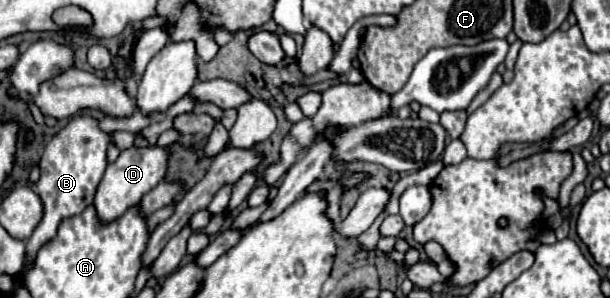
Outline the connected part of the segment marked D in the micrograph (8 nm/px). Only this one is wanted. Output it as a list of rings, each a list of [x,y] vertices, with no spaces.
[[[130,147],[130,149],[122,151],[120,157],[108,165],[108,169],[96,189],[94,207],[96,207],[98,221],[106,225],[106,223],[122,217],[132,205],[138,205],[140,199],[164,179],[166,161],[168,161],[168,153],[166,153],[166,149],[160,149],[160,147],[152,147],[152,149]]]

